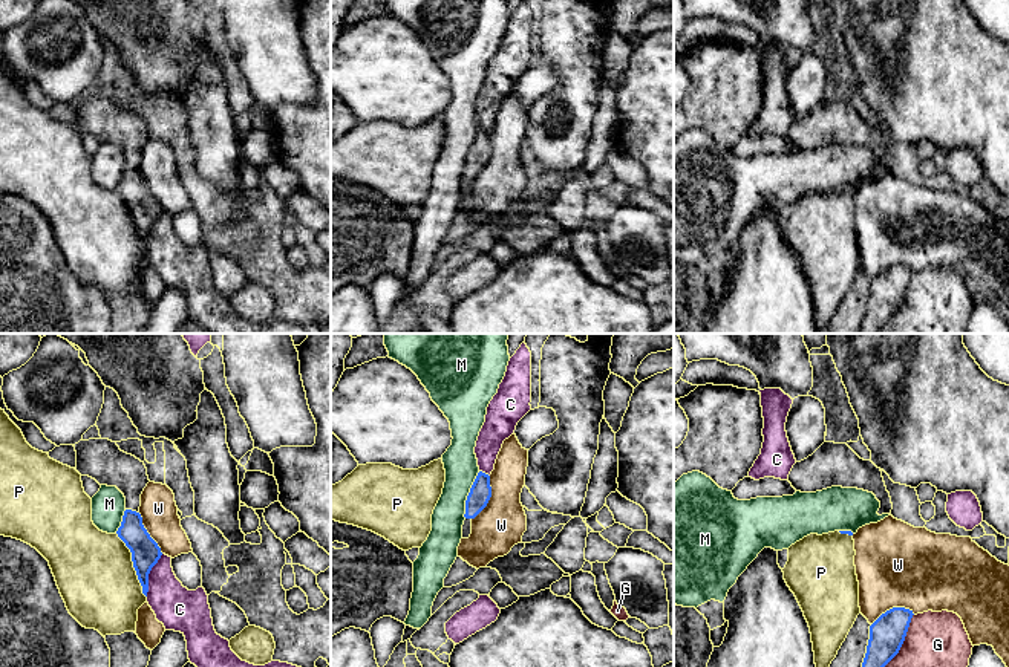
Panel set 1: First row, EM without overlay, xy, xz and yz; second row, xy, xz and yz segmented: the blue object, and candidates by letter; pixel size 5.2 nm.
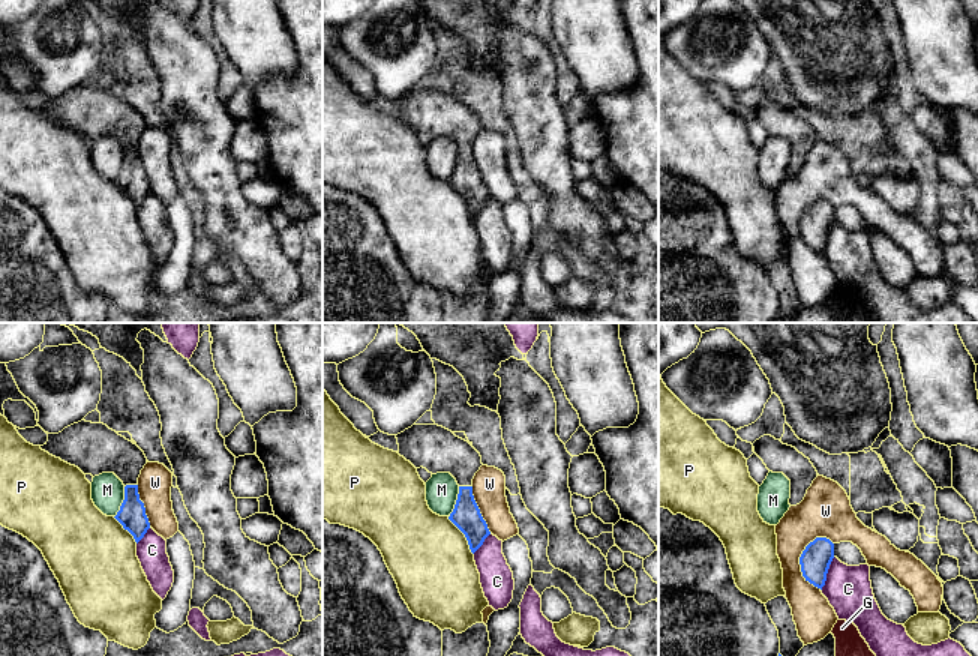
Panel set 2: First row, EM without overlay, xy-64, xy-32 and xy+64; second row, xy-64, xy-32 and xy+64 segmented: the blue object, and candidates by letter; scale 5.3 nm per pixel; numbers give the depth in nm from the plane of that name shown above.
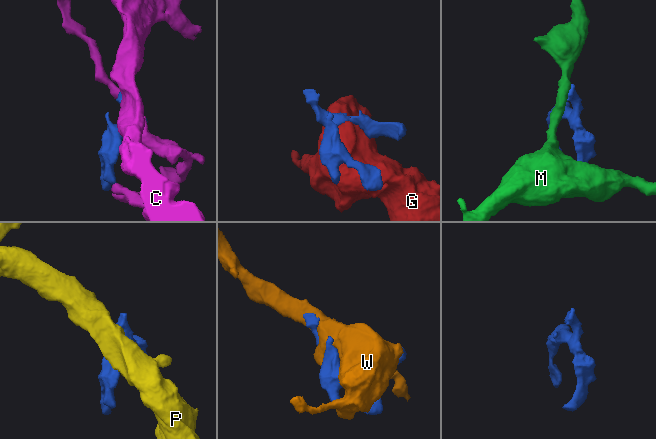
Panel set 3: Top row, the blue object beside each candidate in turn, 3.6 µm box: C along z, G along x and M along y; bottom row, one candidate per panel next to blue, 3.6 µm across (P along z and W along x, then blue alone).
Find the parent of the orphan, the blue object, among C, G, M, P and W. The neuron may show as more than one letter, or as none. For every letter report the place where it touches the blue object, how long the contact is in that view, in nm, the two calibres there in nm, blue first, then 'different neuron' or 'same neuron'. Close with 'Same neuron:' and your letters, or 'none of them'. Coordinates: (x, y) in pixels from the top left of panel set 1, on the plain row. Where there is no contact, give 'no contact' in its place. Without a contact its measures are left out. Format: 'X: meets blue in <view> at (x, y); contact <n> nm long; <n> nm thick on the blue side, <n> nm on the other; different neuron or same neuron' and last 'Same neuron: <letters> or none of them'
C: meets blue in xy at (147, 233); contact 240 nm long; 150 nm thick on the blue side, 220 nm on the other; different neuron
G: meets blue in yz at (902, 300); contact 380 nm long; 190 nm thick on the blue side, 400 nm on the other; different neuron
M: meets blue in xz at (469, 152); contact 260 nm long; 120 nm thick on the blue side, 180 nm on the other; different neuron
P: meets blue in xy at (133, 222); contact 380 nm long; 150 nm thick on the blue side, 420 nm on the other; different neuron
W: meets blue in xz at (490, 153); contact 260 nm long; 120 nm thick on the blue side, 260 nm on the other; different neuron
Same neuron: none of them

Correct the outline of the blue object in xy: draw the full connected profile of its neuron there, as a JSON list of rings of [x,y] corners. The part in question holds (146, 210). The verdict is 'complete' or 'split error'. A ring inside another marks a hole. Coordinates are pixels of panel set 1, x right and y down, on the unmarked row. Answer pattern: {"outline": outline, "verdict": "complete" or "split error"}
{"outline": [[[109,96],[80,98],[77,109],[77,129],[95,136],[100,142],[116,144],[126,155],[126,168],[118,194],[132,210],[133,225],[142,243],[149,249],[149,231],[162,210],[142,182],[139,171],[141,151],[147,144],[149,133],[144,119],[119,107]]], "verdict": "split error"}

